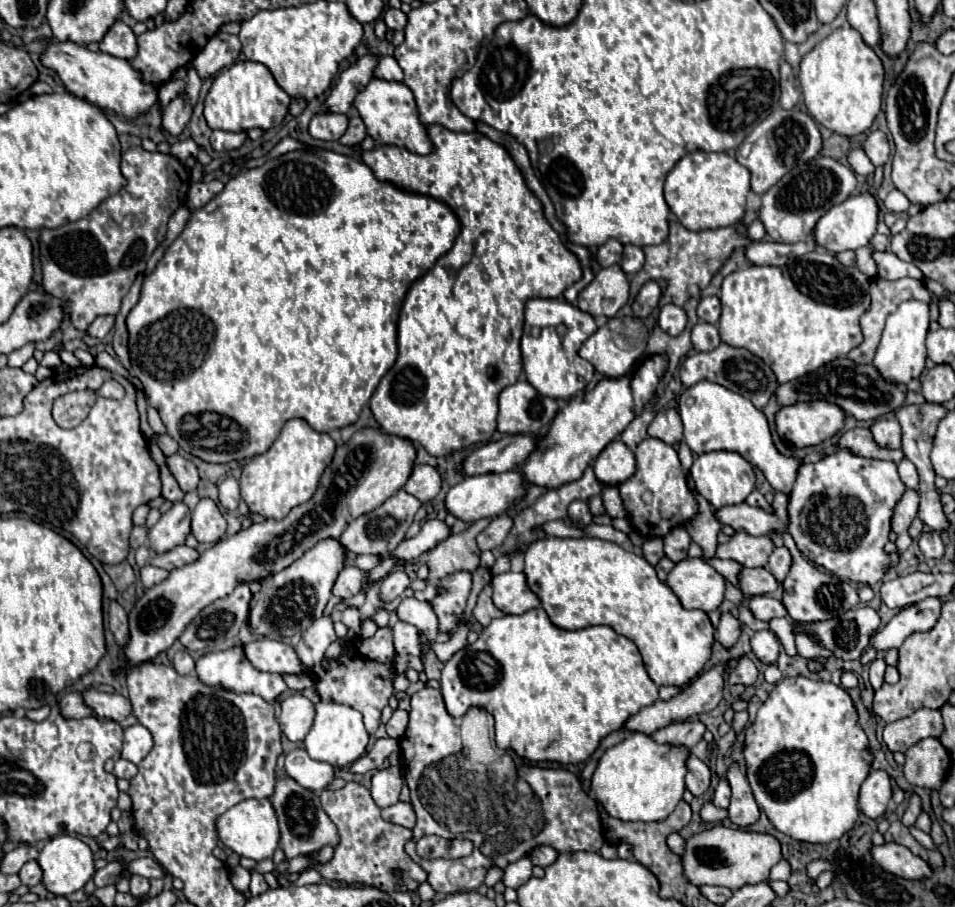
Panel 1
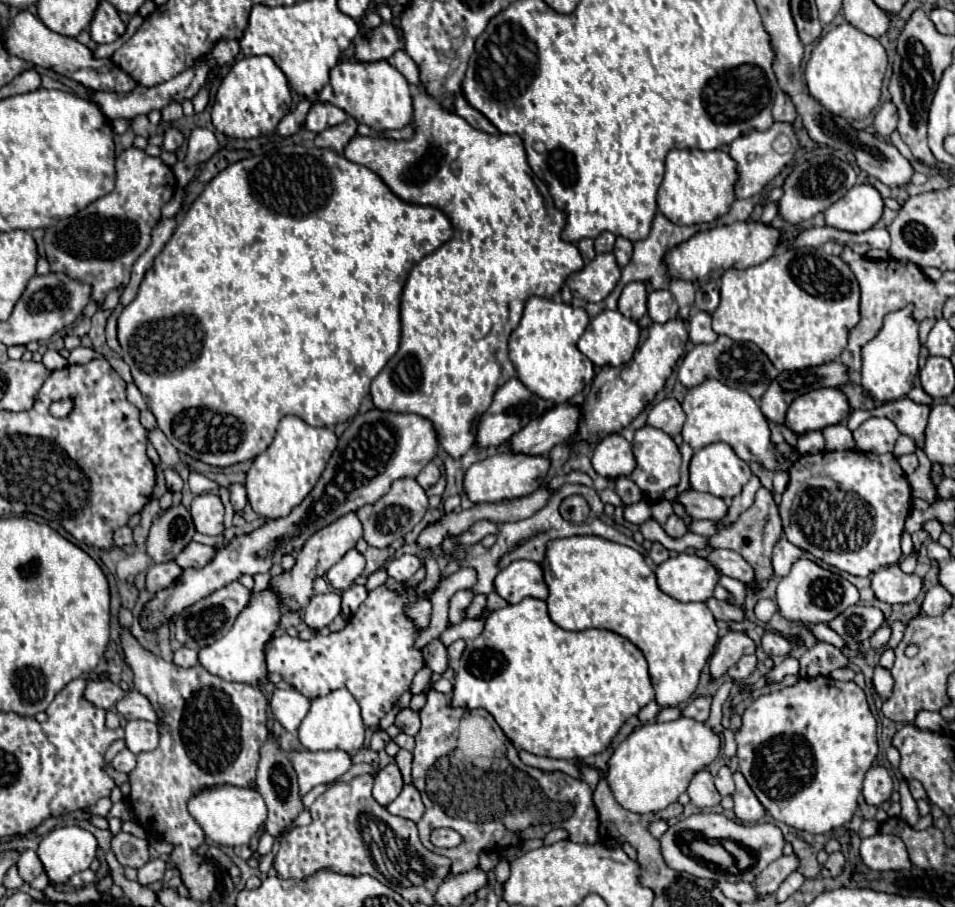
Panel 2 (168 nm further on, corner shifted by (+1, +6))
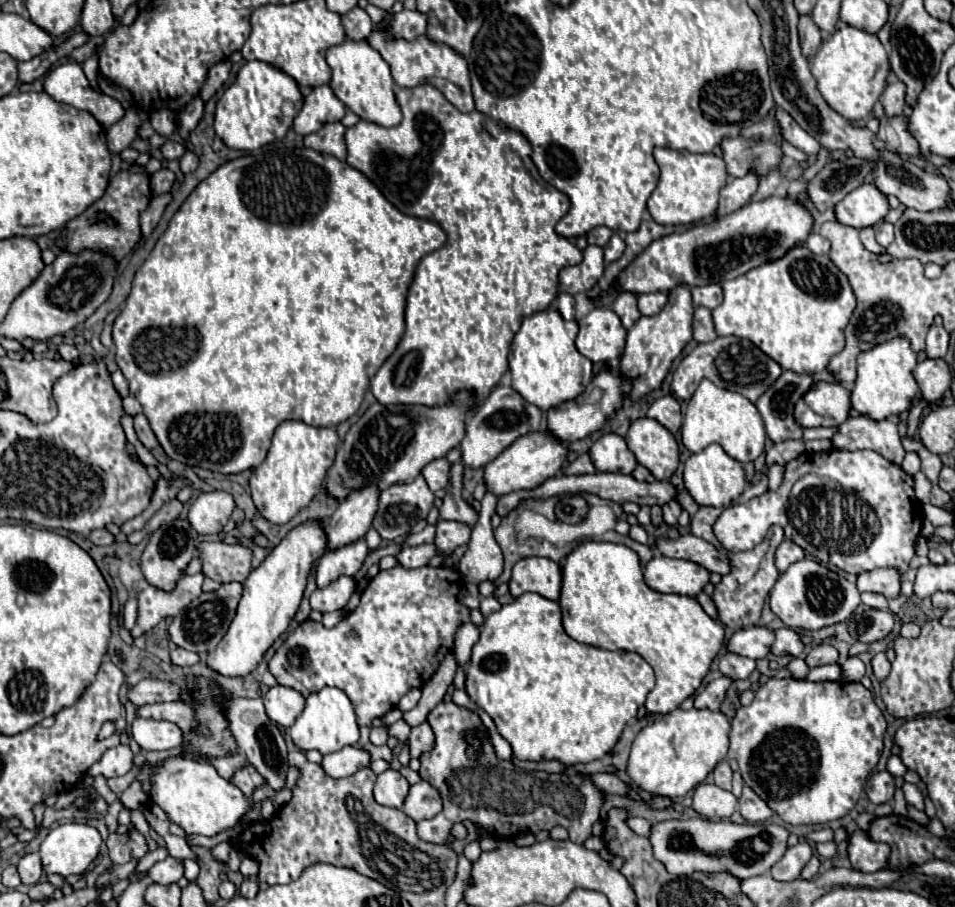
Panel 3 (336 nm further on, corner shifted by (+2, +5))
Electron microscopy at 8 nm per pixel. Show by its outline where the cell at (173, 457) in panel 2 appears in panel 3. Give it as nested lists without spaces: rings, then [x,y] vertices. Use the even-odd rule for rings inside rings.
[[[143,413],[135,415],[135,433],[137,433],[139,441],[141,441],[147,449],[153,449],[153,447],[159,445],[157,439],[155,439],[155,435],[153,435],[153,431],[151,431],[151,427],[149,427],[149,421],[147,421],[147,417],[145,417]]]

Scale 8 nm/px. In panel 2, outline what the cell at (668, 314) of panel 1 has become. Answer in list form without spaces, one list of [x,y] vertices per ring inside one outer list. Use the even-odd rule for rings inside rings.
[[[654,290],[648,294],[648,314],[652,322],[664,324],[678,316],[678,304],[668,290]]]

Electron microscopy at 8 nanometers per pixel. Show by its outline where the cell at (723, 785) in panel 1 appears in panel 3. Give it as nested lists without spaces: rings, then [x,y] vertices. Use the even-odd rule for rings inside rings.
[[[721,761],[717,767],[715,767],[715,771],[713,771],[713,783],[717,785],[717,787],[721,787],[721,789],[731,789],[731,775],[733,775],[733,771],[731,771],[731,767],[729,767],[729,761]]]

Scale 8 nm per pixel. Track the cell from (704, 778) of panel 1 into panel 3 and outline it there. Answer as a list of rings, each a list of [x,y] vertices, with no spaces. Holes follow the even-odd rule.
[[[701,783],[695,789],[693,809],[709,821],[729,819],[735,813],[735,807],[737,807],[737,797],[731,791],[707,783]]]

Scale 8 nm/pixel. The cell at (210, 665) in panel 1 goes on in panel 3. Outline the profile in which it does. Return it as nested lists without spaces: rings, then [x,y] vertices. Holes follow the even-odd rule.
[[[305,521],[293,527],[281,543],[277,543],[265,561],[251,571],[247,581],[243,583],[243,597],[237,607],[237,615],[221,639],[219,647],[209,653],[207,665],[225,675],[225,677],[239,677],[255,671],[261,663],[265,651],[275,643],[281,633],[287,631],[289,621],[299,609],[303,589],[307,585],[307,577],[311,575],[313,565],[317,559],[327,551],[327,537],[321,527],[321,521]]]

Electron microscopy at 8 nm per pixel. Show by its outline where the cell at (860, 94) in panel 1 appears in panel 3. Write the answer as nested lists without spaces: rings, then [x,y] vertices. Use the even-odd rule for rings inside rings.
[[[845,23],[837,27],[831,39],[825,41],[817,55],[811,59],[811,73],[817,79],[819,93],[827,105],[847,121],[861,121],[869,117],[873,105],[879,101],[885,89],[889,71],[889,55],[879,37]]]

